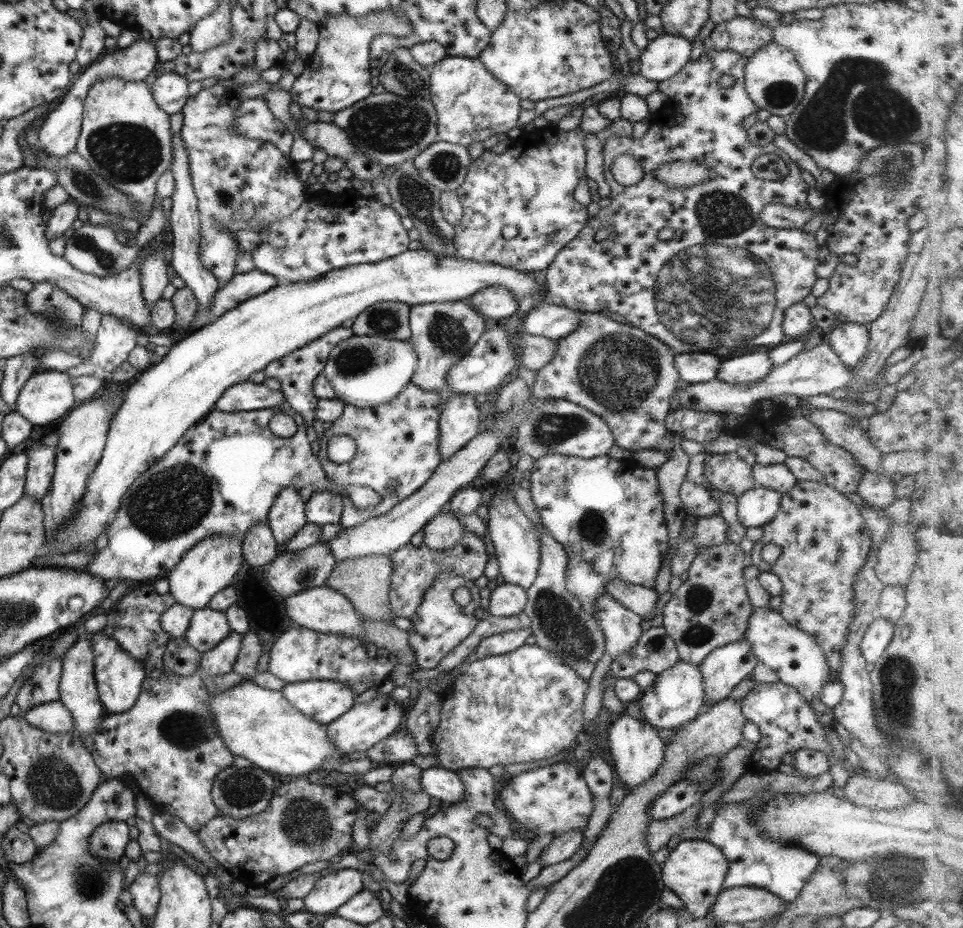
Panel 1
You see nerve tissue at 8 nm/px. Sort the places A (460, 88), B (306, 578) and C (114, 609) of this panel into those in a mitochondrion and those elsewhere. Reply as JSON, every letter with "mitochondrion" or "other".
{"A":"other","B":"other","C":"other"}

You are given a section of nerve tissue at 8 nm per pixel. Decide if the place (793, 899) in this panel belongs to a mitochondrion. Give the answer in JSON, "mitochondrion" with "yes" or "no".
{"mitochondrion":"no"}

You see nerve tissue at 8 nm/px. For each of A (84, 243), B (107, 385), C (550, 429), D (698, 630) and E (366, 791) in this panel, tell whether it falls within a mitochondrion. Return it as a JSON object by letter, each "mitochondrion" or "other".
{"A":"mitochondrion","B":"other","C":"mitochondrion","D":"mitochondrion","E":"other"}

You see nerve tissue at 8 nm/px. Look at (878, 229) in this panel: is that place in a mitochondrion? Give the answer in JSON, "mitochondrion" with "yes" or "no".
{"mitochondrion":"no"}

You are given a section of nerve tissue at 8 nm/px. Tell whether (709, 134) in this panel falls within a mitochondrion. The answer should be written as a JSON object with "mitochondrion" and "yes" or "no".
{"mitochondrion":"no"}

